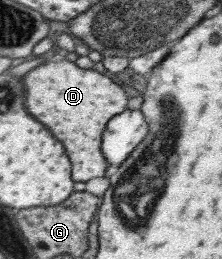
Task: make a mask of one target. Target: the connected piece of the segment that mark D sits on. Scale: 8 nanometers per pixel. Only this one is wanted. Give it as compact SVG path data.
M65 58L44 61L26 72L21 83L23 108L64 145L72 163L72 181L85 182L92 177L102 177L108 165L100 151L101 133L111 117L127 109L123 85L102 70L81 69Z

